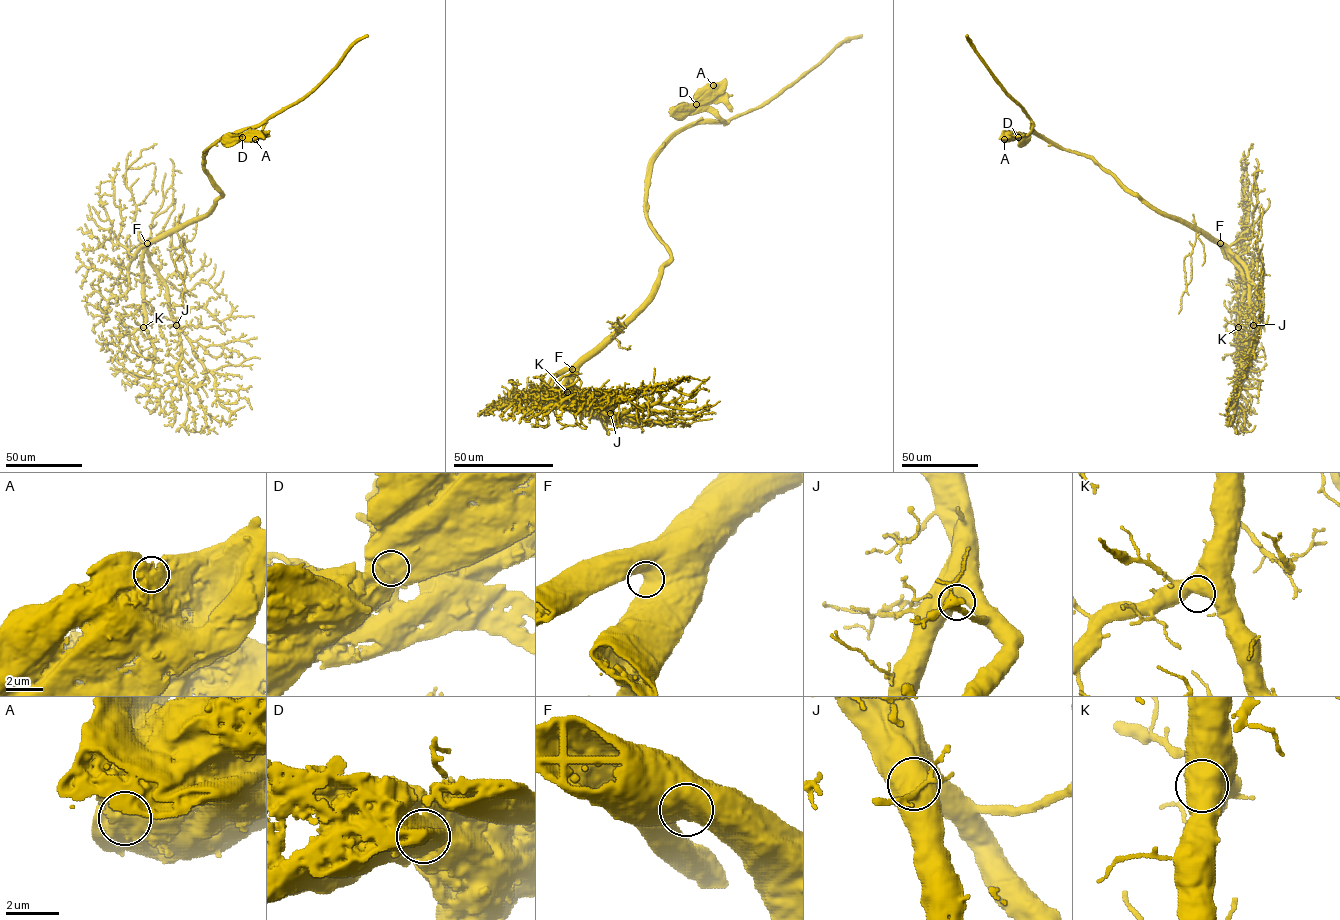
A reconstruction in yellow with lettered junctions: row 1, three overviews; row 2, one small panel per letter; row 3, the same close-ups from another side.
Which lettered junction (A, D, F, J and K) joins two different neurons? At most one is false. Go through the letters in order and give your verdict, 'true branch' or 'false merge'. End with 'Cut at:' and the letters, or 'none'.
A: true branch
D: false merge
F: true branch
J: true branch
K: true branch
Cut at: D

